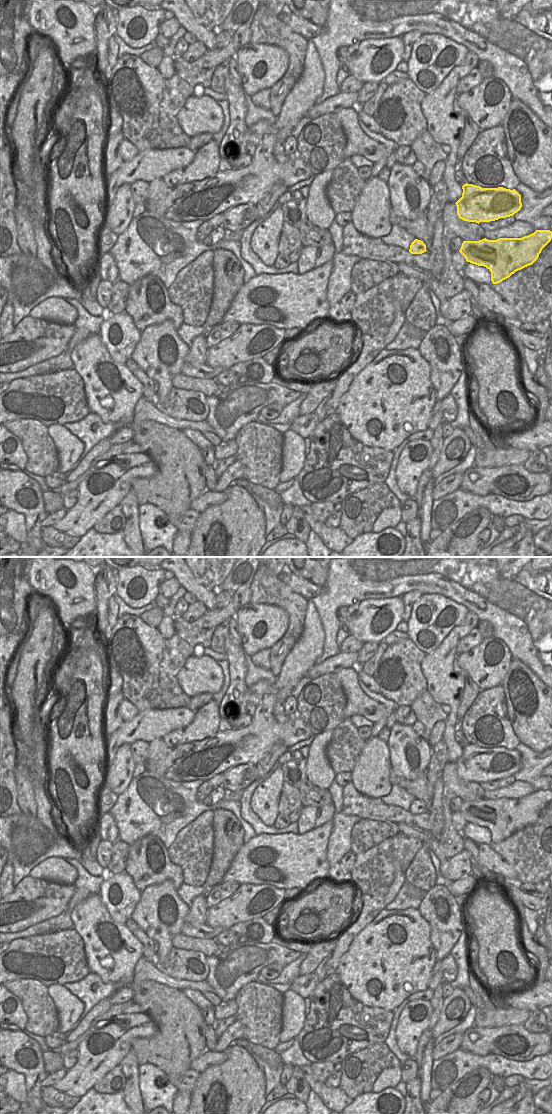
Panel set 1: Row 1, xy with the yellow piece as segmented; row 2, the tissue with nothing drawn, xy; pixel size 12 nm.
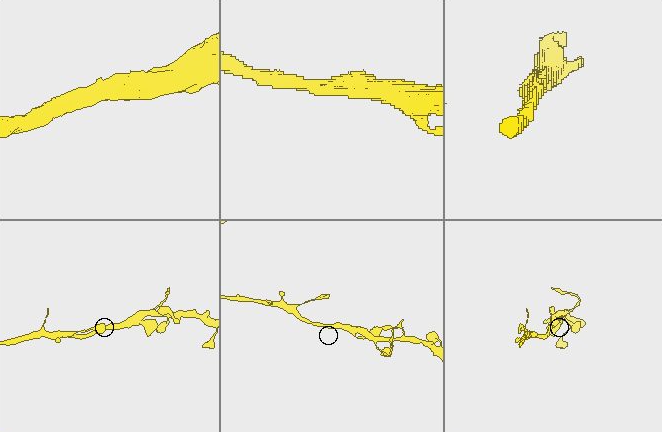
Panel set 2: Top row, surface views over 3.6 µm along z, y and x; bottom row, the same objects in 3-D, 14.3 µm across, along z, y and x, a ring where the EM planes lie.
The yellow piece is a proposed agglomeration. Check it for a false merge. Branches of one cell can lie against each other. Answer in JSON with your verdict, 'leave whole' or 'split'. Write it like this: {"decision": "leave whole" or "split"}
{"decision": "leave whole"}

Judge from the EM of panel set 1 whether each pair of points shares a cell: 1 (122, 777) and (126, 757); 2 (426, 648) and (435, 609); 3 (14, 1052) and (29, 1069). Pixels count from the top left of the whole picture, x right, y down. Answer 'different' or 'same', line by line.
1: same
2: same
3: same

